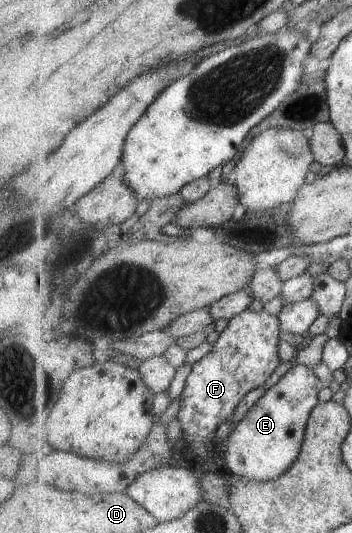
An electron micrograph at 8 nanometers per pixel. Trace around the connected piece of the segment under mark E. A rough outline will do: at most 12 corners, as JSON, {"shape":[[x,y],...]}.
{"shape":[[293,367],[225,441],[221,468],[281,478],[302,454],[324,383]]}

